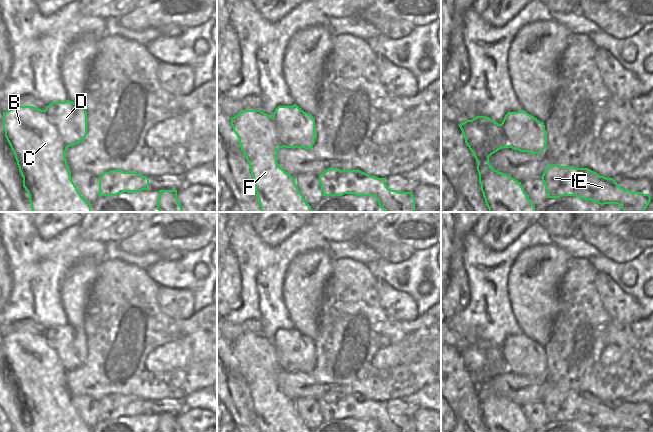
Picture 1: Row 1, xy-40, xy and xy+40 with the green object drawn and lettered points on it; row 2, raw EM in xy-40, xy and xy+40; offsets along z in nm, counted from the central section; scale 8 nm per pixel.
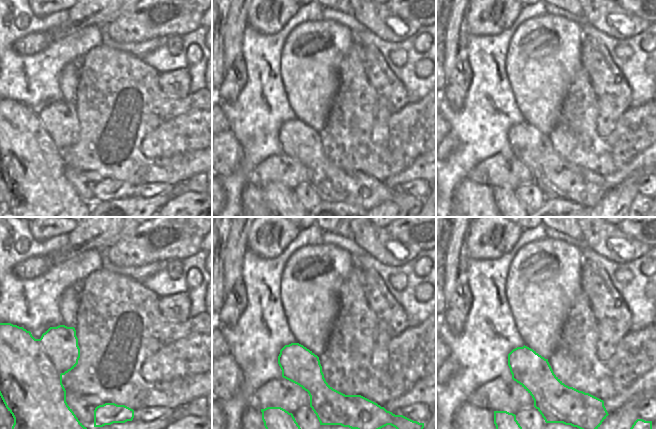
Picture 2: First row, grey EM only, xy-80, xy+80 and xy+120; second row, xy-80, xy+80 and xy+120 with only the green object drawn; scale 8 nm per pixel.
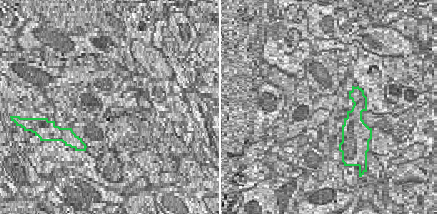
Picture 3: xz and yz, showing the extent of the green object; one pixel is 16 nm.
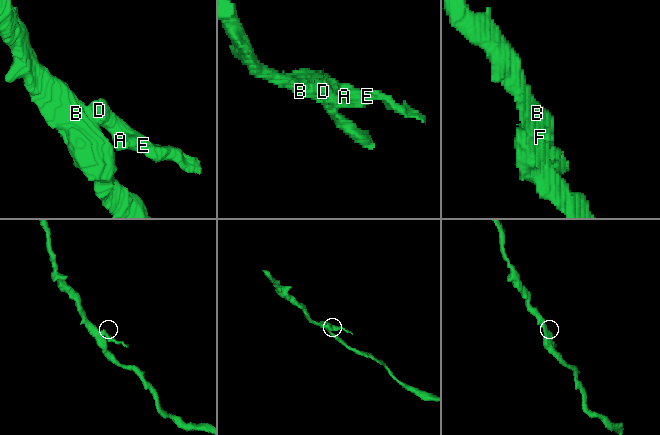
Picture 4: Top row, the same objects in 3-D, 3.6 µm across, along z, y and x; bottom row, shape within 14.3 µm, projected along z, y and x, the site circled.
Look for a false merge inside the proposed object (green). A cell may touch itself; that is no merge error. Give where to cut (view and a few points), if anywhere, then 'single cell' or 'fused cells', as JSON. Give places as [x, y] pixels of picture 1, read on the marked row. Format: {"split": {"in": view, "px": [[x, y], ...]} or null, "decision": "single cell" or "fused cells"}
{"split": {"in": "xy-40", "px": [[44, 110], [62, 142], [67, 147]]}, "decision": "fused cells"}

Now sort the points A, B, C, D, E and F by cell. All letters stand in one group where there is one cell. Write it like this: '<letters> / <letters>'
A D E / B C F

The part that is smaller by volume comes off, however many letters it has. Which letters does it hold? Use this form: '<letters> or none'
A, D, E

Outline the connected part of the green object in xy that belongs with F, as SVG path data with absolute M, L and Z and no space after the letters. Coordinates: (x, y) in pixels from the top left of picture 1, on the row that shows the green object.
M242 110L231 118L231 125L239 139L241 151L249 163L261 211L313 212L299 191L295 178L277 163L277 151L284 147L281 145L279 129L273 116L261 110Z

